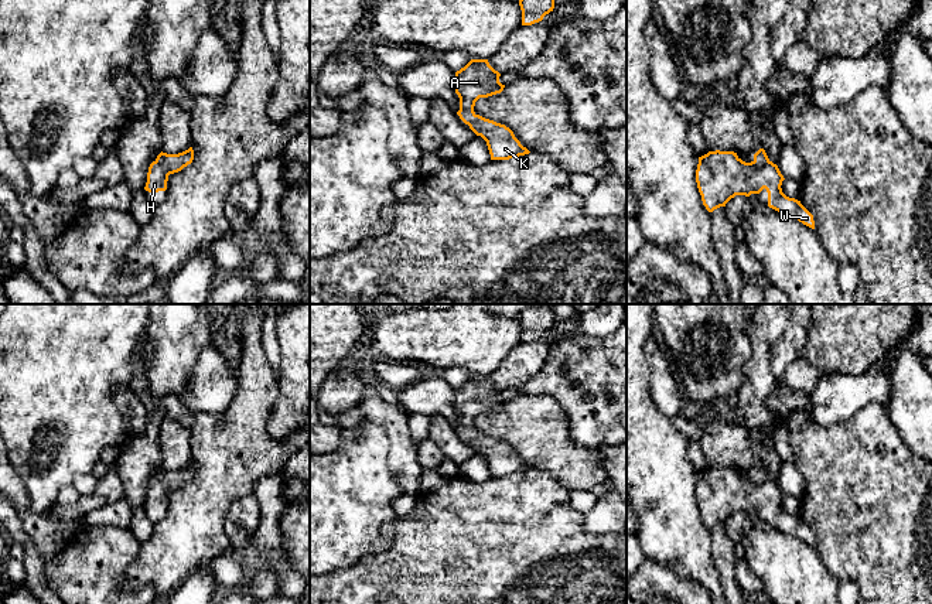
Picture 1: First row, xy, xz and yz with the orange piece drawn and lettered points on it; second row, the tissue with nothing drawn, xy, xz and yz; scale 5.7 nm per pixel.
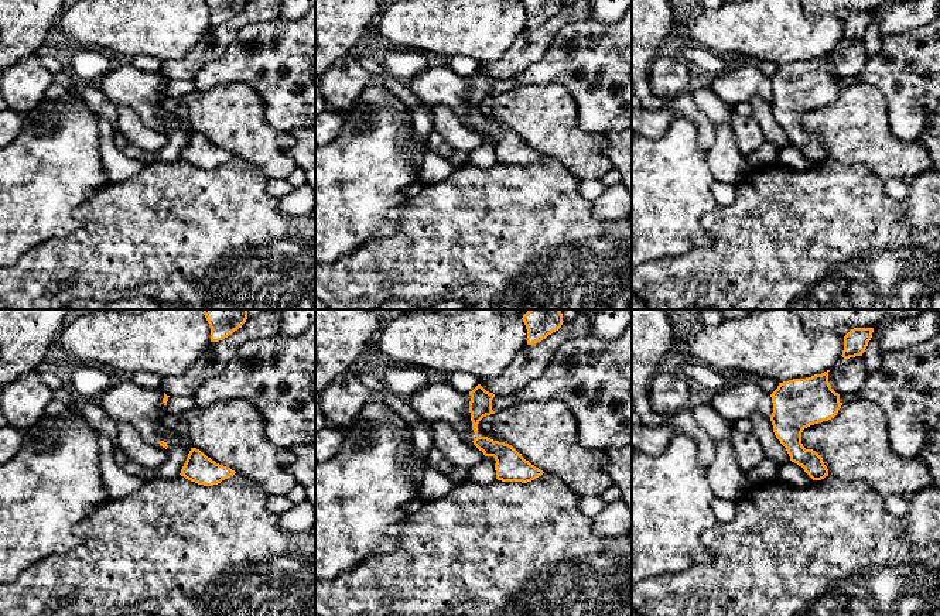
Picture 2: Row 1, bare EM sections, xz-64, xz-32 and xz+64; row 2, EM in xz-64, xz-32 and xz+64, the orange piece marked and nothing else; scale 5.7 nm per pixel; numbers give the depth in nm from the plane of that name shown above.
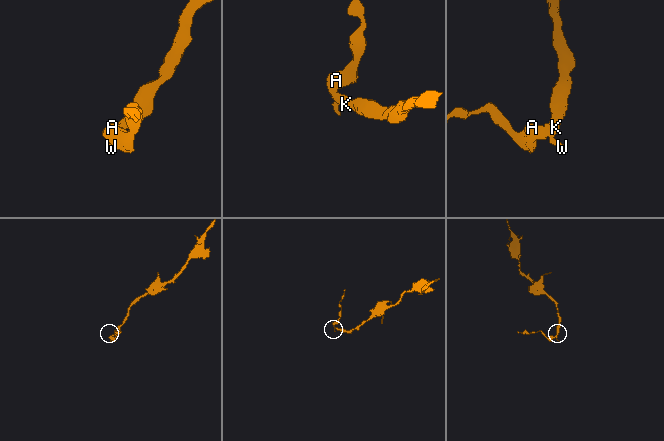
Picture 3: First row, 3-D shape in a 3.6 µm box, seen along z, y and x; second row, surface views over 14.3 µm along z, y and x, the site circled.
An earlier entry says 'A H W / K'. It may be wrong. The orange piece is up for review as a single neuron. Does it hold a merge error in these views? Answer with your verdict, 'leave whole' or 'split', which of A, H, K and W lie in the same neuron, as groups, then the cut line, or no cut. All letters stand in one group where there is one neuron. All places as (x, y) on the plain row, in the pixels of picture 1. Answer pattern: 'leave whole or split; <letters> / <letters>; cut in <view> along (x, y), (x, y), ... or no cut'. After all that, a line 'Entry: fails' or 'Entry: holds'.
leave whole; A H K W; no cut
Entry: fails

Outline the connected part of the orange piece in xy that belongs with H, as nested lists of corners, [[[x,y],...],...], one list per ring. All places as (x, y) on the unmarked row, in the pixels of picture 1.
[[[192,464],[178,471],[167,471],[161,468],[148,484],[144,506],[148,509],[165,508],[168,492],[181,488],[191,481],[192,477]]]

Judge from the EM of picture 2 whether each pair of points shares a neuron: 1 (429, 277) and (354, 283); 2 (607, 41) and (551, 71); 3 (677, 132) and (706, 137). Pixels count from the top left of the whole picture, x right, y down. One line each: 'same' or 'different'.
1: same
2: same
3: different

